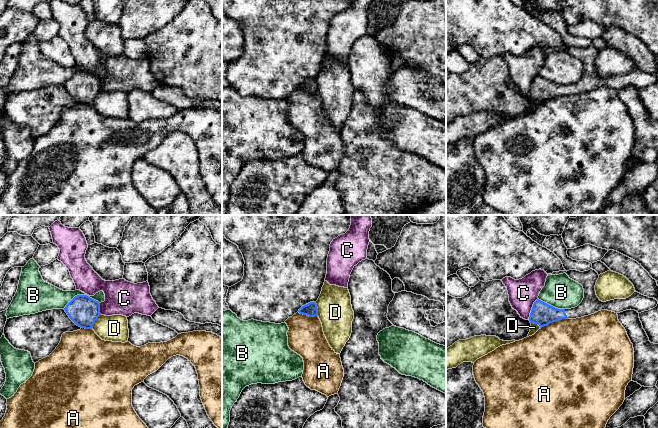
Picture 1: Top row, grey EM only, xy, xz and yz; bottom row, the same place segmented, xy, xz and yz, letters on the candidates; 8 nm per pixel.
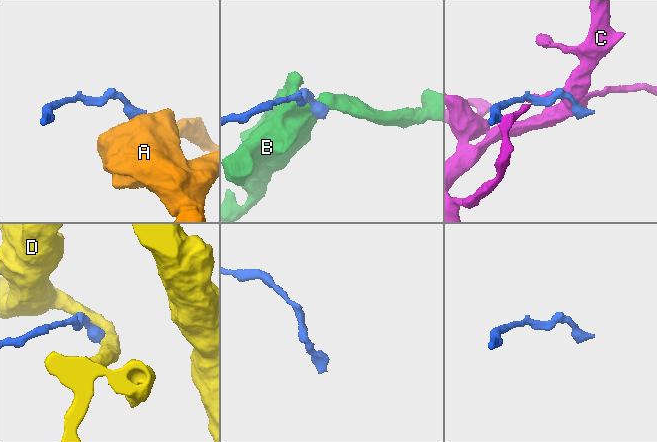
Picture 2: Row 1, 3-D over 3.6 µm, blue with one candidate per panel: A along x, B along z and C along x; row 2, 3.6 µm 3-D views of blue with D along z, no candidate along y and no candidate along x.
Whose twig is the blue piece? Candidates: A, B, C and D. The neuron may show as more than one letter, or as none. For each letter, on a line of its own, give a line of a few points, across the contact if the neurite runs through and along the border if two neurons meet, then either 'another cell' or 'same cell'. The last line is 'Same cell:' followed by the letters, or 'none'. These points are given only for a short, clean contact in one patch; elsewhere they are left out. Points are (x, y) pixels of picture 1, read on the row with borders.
A: yz (566, 318), (553, 321), (541, 328) | another cell
B: another cell
C: another cell
D: xy (100, 314), (91, 328) | another cell
Same cell: none

